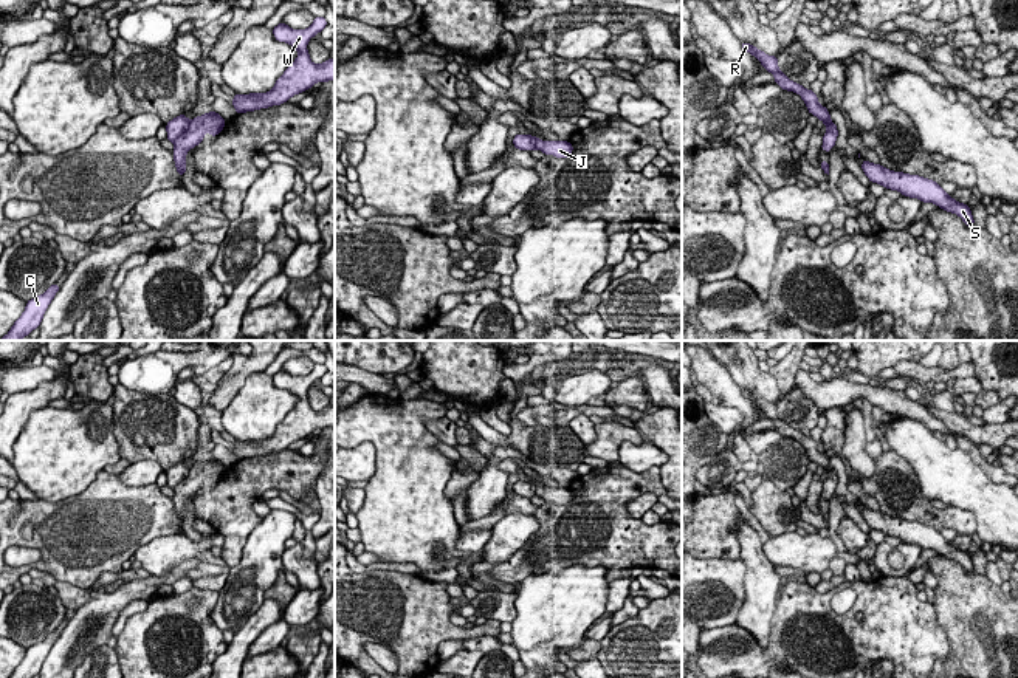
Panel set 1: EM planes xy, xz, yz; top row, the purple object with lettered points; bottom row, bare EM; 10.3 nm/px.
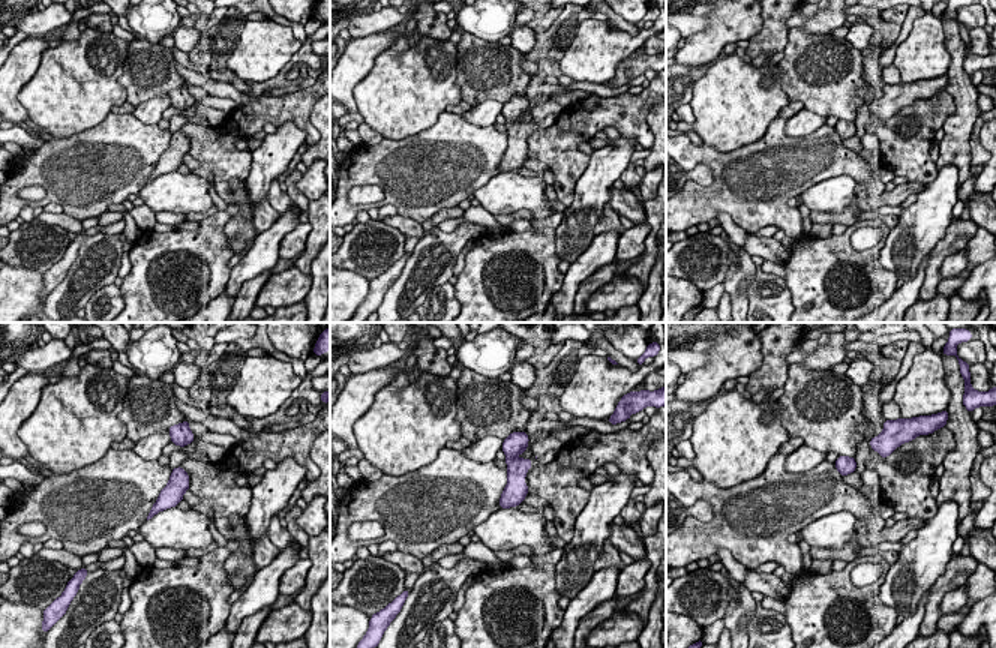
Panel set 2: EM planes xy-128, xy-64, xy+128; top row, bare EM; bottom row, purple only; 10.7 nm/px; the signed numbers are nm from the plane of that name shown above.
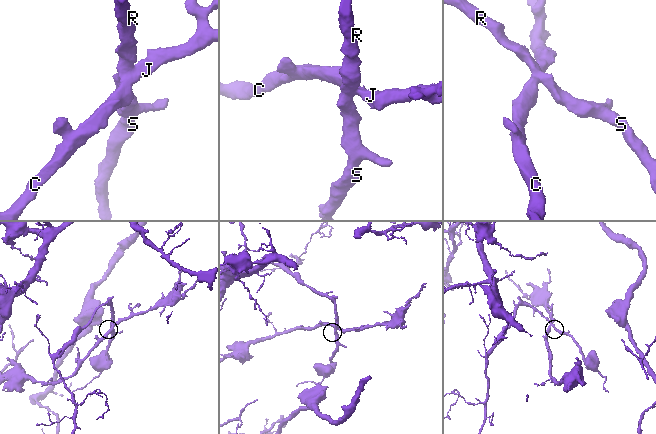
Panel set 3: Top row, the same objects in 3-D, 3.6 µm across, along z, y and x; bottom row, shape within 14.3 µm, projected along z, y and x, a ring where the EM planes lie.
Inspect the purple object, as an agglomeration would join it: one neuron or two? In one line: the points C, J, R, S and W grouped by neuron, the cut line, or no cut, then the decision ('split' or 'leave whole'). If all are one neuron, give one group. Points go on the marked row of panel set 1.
C J W / R S | xy (191, 121), (172, 141) | split

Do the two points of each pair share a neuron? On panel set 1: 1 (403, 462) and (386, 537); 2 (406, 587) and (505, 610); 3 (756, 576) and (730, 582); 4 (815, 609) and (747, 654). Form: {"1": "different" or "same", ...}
{"1": "same", "2": "different", "3": "different", "4": "same"}

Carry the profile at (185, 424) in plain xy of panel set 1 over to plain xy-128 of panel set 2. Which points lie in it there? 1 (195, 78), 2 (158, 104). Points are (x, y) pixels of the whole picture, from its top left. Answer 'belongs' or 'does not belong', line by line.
1: does not belong
2: does not belong

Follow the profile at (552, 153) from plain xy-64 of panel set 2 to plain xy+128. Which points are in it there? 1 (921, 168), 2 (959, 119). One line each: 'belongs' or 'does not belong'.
1: belongs
2: does not belong

